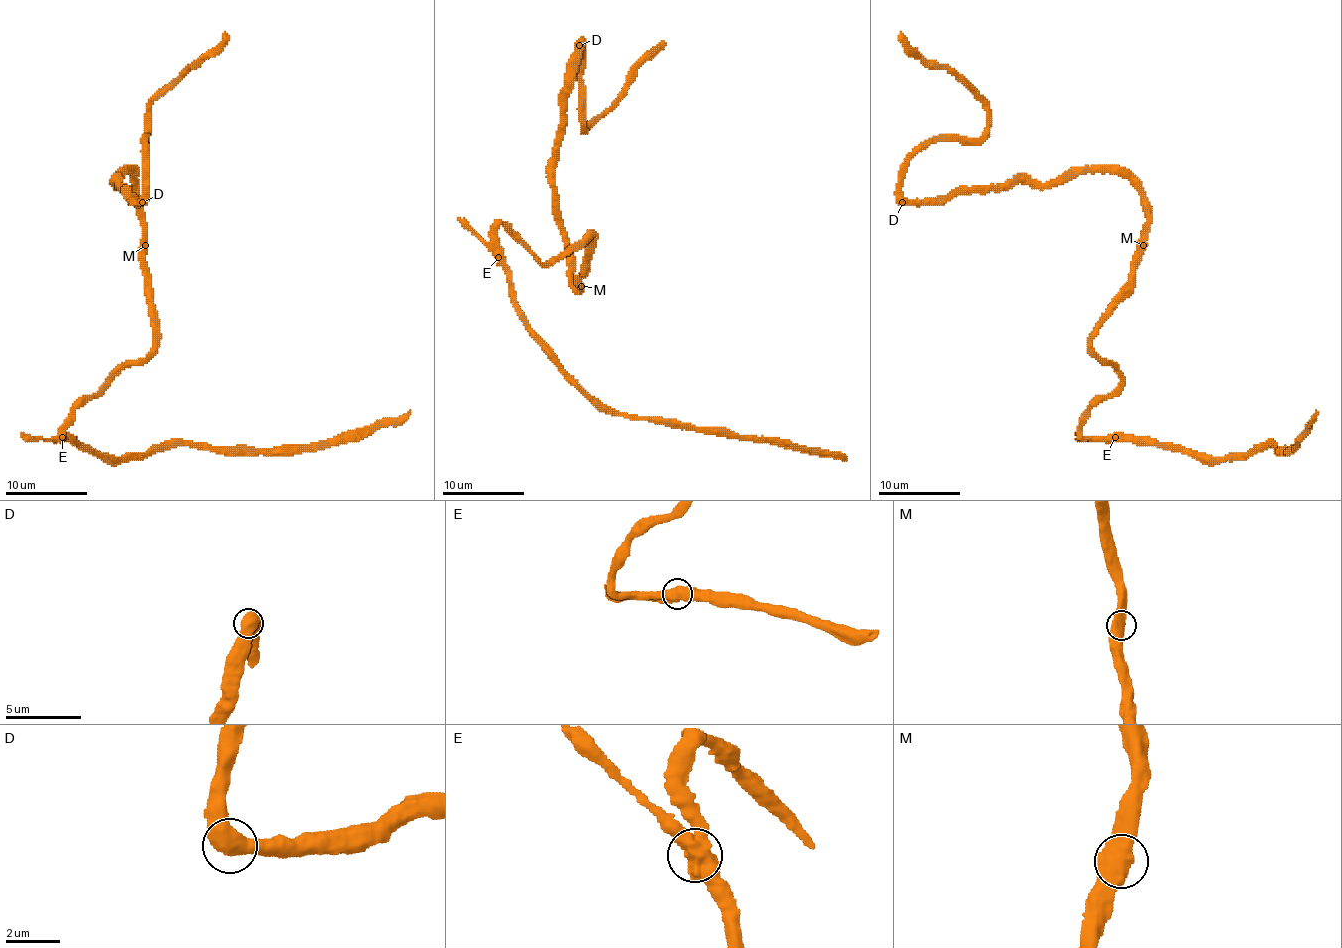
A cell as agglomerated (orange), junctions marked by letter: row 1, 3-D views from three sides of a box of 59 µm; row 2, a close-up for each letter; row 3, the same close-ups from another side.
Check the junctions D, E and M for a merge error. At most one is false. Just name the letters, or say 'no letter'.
E

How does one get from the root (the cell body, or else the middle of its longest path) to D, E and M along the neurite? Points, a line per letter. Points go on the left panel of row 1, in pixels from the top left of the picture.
D: (153, 309), (151, 287), (145, 280), (140, 196), (134, 175), (126, 171), (118, 184), (142, 202)
E: (153, 309), (153, 350), (145, 359), (124, 365), (89, 396), (75, 410), (62, 437)
M: (153, 309), (151, 287), (145, 280), (145, 245)

